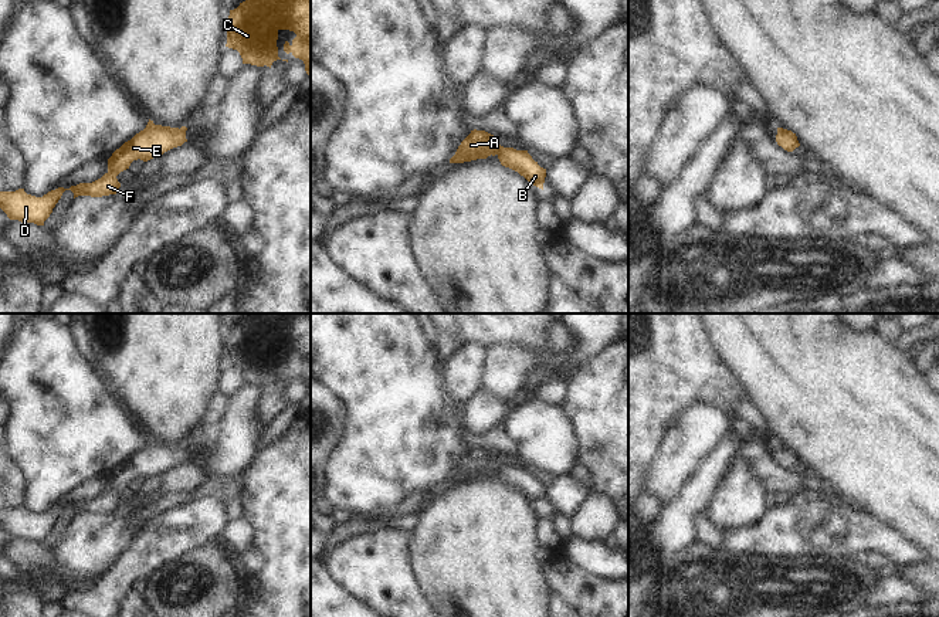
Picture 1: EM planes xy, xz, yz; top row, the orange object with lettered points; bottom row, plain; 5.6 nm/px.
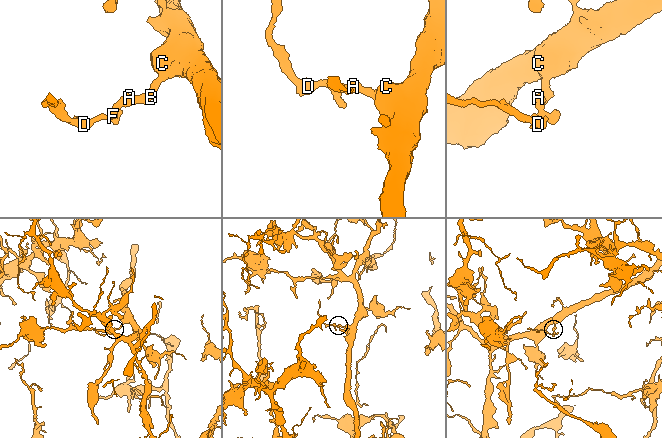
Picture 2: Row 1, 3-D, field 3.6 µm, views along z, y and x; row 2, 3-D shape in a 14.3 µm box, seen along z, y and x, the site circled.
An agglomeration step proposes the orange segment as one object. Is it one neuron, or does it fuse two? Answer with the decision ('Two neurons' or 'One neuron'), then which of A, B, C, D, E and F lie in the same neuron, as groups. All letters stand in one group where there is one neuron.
One neuron. Groups: A B C D E F

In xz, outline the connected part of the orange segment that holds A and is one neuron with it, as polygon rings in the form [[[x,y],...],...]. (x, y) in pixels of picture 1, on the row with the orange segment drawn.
[[[471,130],[461,142],[450,163],[464,163],[488,156],[498,156],[502,166],[509,167],[523,176],[530,184],[543,190],[546,169],[532,159],[528,150],[501,146],[495,136],[485,130]]]

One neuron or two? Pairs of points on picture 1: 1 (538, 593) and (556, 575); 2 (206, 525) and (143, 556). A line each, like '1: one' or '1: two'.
1: two
2: one

